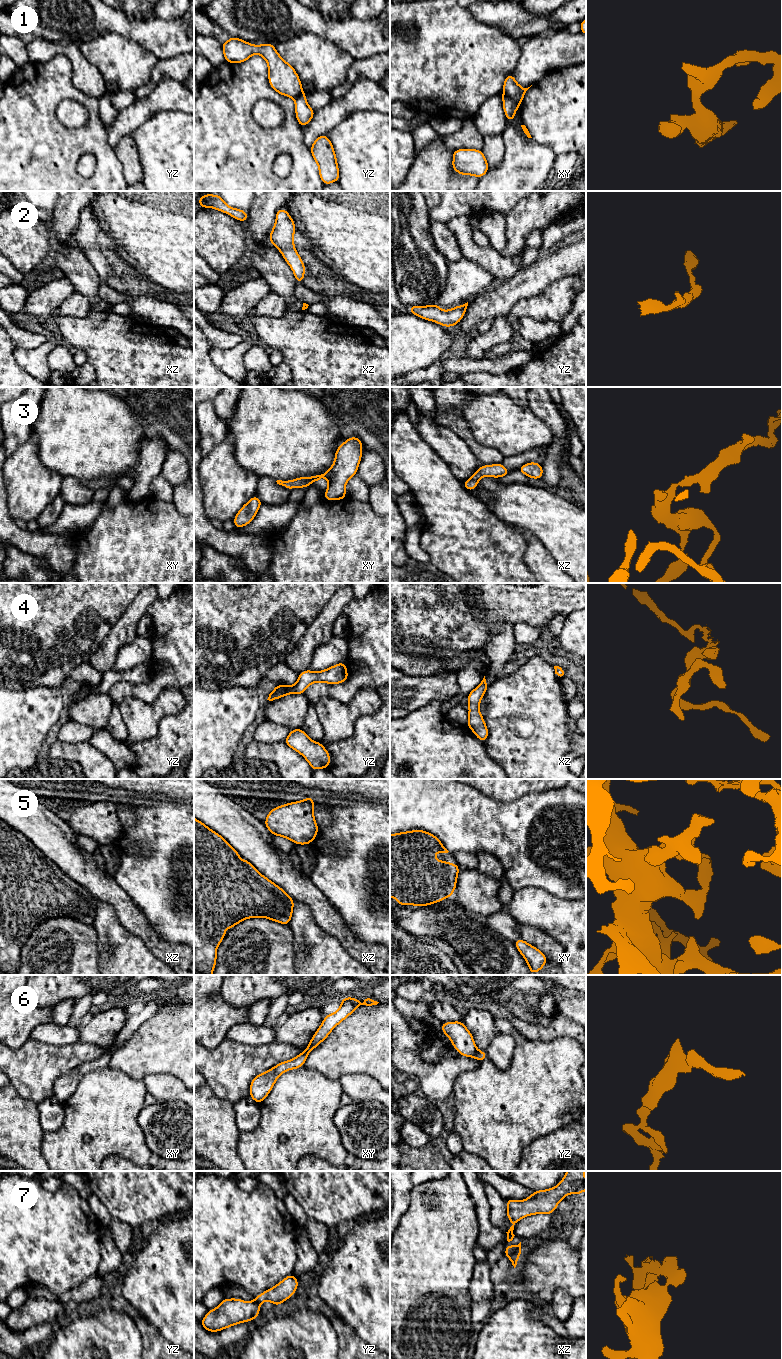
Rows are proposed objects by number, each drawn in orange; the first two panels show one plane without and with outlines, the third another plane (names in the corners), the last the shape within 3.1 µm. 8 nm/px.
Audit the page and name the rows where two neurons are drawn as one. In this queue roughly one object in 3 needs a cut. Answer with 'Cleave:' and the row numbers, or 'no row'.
Cleave: 1, 6, 7

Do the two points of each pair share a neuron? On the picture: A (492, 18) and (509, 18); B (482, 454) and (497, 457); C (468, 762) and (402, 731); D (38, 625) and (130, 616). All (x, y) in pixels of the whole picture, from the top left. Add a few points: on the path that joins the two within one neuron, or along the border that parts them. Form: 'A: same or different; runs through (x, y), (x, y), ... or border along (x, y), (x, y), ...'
A: same; runs through (496, 18), (505, 18)
B: same; runs through (486, 455), (493, 456)
C: same; runs through (452, 762), (433, 762), (418, 747)
D: different; border along (135, 598), (106, 635)

